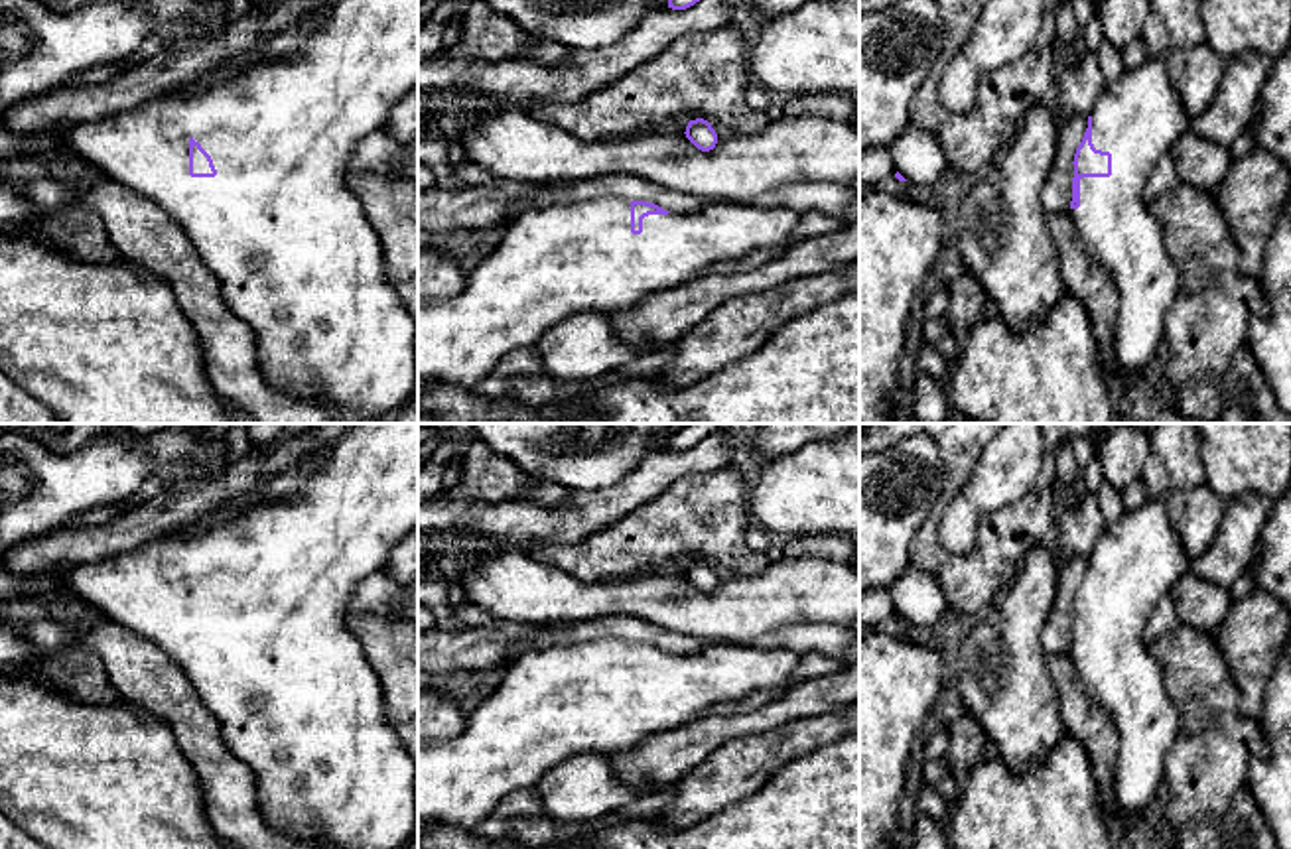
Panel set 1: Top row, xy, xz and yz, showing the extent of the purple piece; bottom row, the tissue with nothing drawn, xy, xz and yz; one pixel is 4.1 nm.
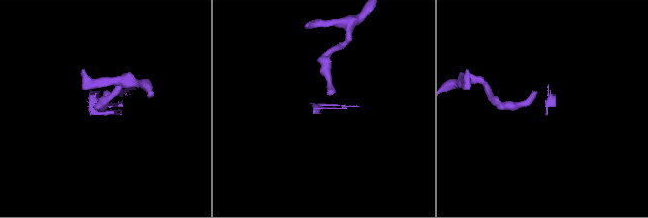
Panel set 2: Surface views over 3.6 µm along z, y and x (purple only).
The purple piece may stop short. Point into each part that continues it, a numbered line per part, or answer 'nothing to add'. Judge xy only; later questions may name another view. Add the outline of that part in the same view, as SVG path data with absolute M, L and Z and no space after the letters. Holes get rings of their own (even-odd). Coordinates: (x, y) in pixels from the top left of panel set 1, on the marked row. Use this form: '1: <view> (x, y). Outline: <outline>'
1: xy (278, 225). Outline: M335 0L327 22L311 33L292 57L260 61L229 81L221 81L191 98L171 93L150 97L140 106L116 112L97 122L79 122L63 132L63 144L81 163L160 205L187 234L199 260L217 276L223 299L231 313L252 331L262 376L278 392L296 400L331 404L339 420L355 424L363 418L388 420L402 408L418 382L416 321L390 286L384 268L380 236L369 223L365 209L349 185L349 158L355 146L371 132L384 128L392 106L418 85L418 0ZM189 140L201 144L217 169L215 177L189 175Z

